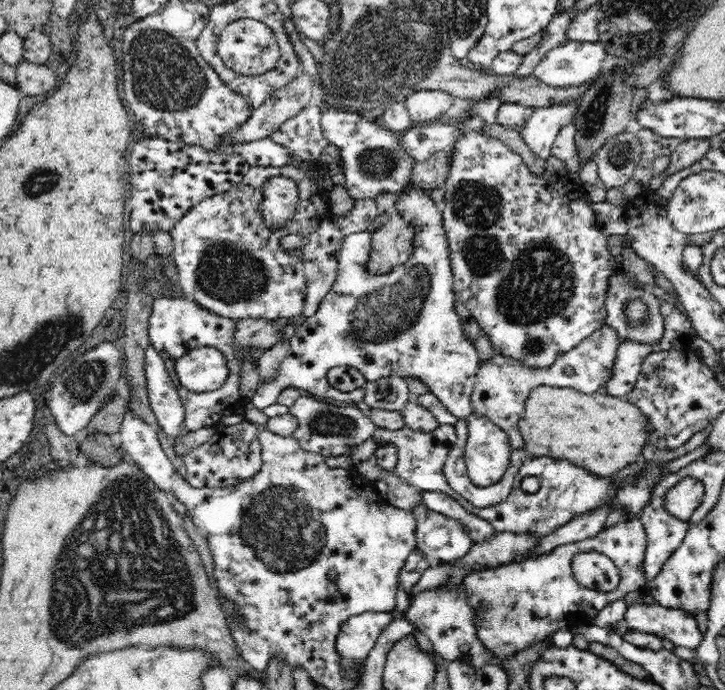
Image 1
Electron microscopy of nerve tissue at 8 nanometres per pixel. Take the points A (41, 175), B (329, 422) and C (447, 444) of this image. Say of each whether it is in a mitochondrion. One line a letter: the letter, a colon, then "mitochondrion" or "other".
A: mitochondrion
B: mitochondrion
C: other

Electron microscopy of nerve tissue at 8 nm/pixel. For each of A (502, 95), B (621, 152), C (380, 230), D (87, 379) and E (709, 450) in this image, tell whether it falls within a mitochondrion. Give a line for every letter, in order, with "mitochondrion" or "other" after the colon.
A: other
B: mitochondrion
C: other
D: mitochondrion
E: other

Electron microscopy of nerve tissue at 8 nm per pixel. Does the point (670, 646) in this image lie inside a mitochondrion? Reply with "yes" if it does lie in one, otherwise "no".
no

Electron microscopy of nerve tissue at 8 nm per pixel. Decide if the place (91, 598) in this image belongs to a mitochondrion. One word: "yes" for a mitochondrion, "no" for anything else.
yes

